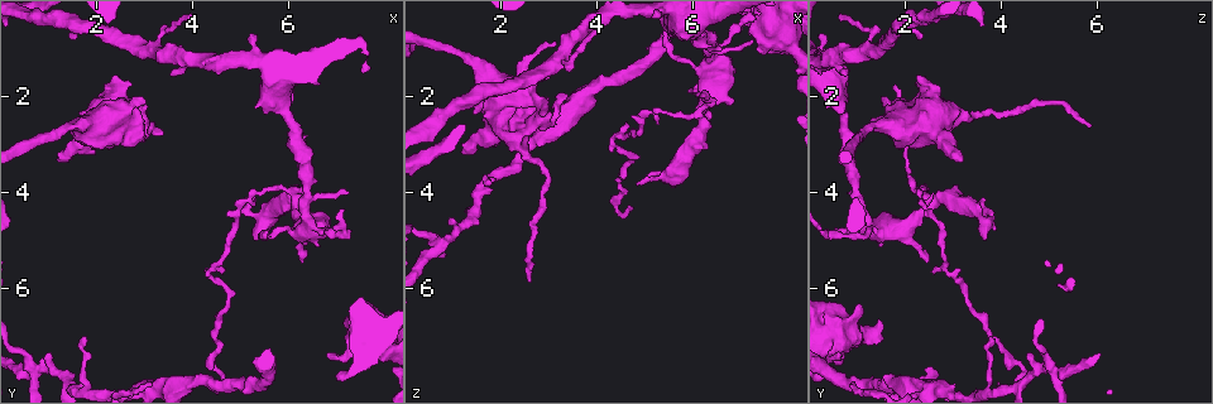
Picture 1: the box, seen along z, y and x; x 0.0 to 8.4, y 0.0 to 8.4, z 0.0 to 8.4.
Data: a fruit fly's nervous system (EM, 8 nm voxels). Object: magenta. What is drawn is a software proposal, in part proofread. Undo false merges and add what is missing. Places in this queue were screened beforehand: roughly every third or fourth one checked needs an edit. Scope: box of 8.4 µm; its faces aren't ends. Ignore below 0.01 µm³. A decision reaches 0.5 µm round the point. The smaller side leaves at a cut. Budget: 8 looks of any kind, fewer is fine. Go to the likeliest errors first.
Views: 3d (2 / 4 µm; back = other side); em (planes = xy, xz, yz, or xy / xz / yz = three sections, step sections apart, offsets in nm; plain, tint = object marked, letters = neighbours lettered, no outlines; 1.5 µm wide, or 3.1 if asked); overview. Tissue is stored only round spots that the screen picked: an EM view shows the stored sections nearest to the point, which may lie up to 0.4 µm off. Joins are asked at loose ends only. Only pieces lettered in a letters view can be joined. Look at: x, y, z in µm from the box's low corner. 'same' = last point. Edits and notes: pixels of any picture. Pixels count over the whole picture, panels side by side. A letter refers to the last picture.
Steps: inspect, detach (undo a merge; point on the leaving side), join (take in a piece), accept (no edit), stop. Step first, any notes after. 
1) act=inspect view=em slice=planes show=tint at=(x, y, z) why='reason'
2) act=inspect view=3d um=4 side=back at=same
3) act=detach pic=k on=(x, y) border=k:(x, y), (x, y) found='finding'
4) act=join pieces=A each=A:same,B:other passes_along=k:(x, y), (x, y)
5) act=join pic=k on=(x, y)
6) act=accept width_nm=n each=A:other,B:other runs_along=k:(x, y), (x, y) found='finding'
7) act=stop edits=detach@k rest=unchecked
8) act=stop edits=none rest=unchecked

act=inspect view=3d um=4 at=(3.05, 2.25, 2.40) why='stops while still wide'

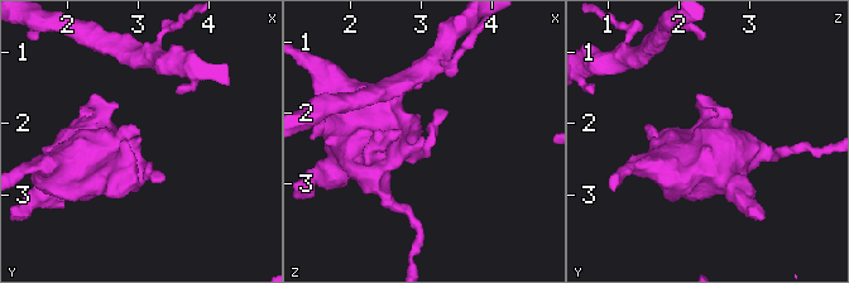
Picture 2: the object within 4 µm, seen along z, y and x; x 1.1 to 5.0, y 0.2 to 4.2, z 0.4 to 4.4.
act=inspect view=em slice=planes show=letters at=(3.05, 2.25, 2.30)

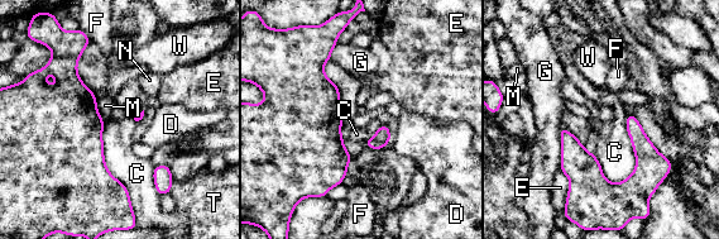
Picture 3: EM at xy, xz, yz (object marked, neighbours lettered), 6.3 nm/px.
act=accept each=C:other,D:other,E:other,F:other,G:other,M:other,N:other,T:other,W:other runs_along=3:(662, 159), (621, 187), (574, 183) found='none of them fits'

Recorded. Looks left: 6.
act=inspect view=em slice=yz step=4 show=tint at=(4.35, 5.65, 2.90) why='sharp bend'

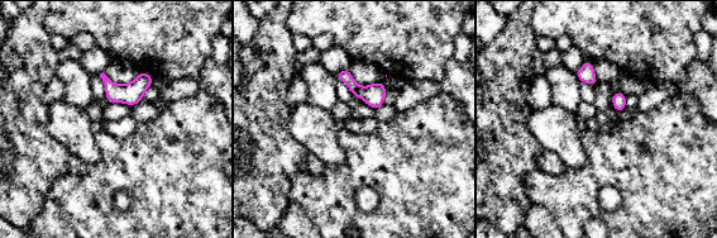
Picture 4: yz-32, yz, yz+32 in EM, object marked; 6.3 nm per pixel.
act=inspect view=em slice=planes show=letters at=same

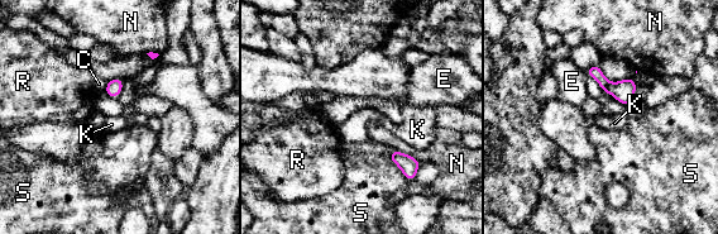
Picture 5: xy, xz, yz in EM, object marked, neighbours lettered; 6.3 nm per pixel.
act=accept width_nm=100 each=C:other,E:other,K:other,N:other,R:other,S:other border=5:(108, 81), (104, 91) found='all the same neuron'

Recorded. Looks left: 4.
act=inspect view=em slice=planes show=letters at=(1.25, 3.35, 3.25) why='stops while still wide'

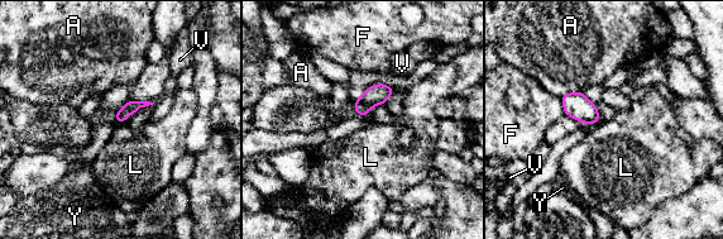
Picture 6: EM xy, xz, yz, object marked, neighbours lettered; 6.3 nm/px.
act=accept each=A:other,F:other,L:other,V:other,Y:other found='no lettered piece goes on from it'

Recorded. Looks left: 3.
act=stop edits=none rest=unchecked

